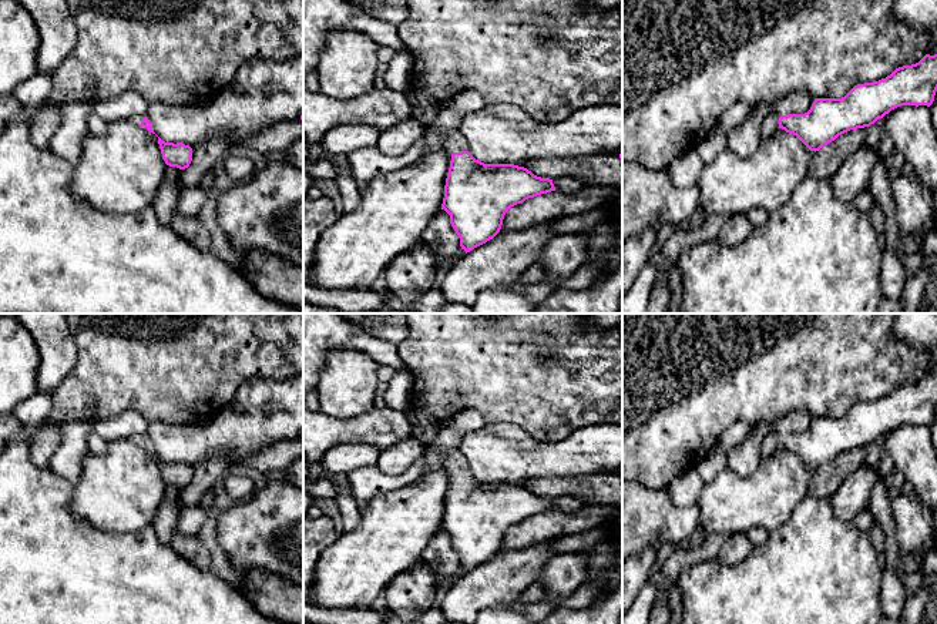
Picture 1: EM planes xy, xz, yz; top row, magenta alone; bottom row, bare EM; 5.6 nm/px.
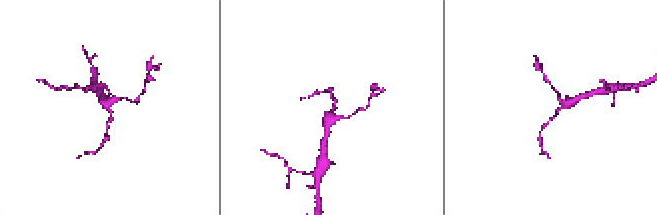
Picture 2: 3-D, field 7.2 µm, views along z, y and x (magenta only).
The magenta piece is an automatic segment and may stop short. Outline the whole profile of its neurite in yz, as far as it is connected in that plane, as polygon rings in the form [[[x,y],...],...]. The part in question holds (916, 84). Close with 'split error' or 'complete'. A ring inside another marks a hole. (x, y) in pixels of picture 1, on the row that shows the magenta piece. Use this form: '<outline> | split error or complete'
[[[926,54],[918,63],[899,67],[886,78],[854,85],[842,98],[815,98],[805,114],[766,117],[762,138],[782,128],[816,152],[850,130],[870,127],[897,107],[930,107],[936,91],[937,54]]] | split error

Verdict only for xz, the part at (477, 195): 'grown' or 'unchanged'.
grown

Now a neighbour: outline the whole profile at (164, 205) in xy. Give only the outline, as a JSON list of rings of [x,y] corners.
[[[168,165],[165,178],[154,202],[157,218],[167,228],[171,228],[175,205],[181,192],[179,177],[182,172],[184,170]]]

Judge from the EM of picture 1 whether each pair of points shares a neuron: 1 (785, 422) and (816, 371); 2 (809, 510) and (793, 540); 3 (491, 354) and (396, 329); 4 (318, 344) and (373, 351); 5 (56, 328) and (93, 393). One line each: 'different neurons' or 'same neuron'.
1: different neurons
2: same neuron
3: different neurons
4: same neuron
5: different neurons

